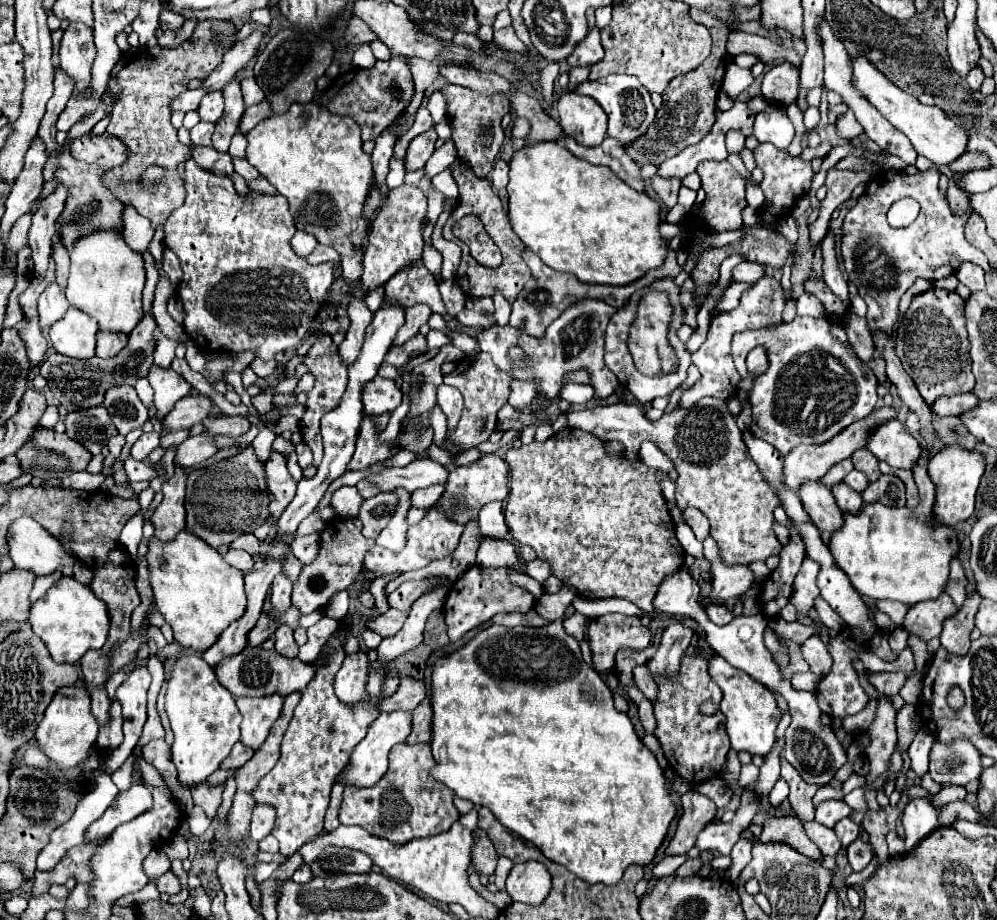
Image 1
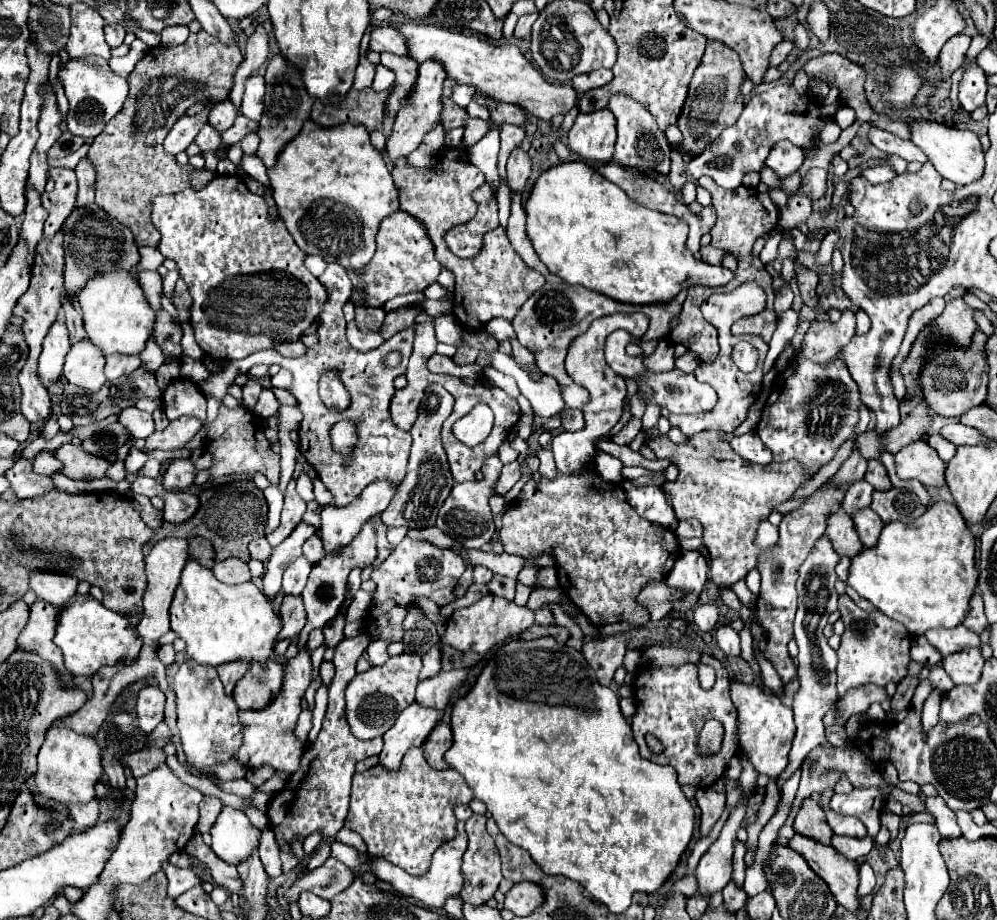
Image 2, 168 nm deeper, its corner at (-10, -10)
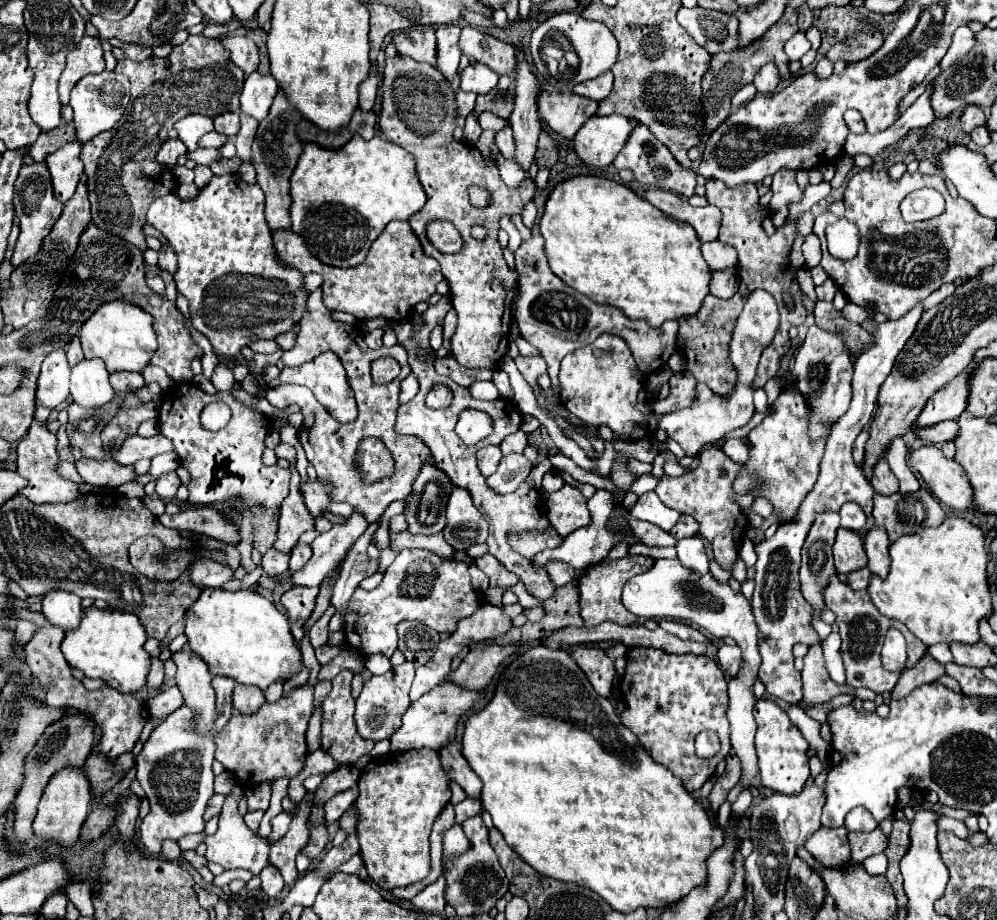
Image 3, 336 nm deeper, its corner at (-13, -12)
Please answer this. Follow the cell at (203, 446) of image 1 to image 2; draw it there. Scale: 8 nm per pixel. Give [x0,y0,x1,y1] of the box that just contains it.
[163,458,195,490]

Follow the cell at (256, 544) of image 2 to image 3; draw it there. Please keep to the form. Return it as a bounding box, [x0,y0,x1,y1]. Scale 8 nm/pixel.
[262,548,290,576]

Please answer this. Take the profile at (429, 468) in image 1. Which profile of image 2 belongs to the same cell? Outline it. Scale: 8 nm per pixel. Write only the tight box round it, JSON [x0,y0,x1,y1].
[321,480,397,554]

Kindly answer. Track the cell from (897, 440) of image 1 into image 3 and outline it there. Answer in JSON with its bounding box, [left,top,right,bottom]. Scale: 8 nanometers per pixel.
[910,446,972,508]

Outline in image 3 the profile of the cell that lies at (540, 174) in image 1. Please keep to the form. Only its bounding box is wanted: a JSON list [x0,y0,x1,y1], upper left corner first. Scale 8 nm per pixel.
[540,176,710,326]

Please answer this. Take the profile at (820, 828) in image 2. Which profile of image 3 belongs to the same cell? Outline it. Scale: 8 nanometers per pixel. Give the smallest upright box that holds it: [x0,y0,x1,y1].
[804,826,850,866]

